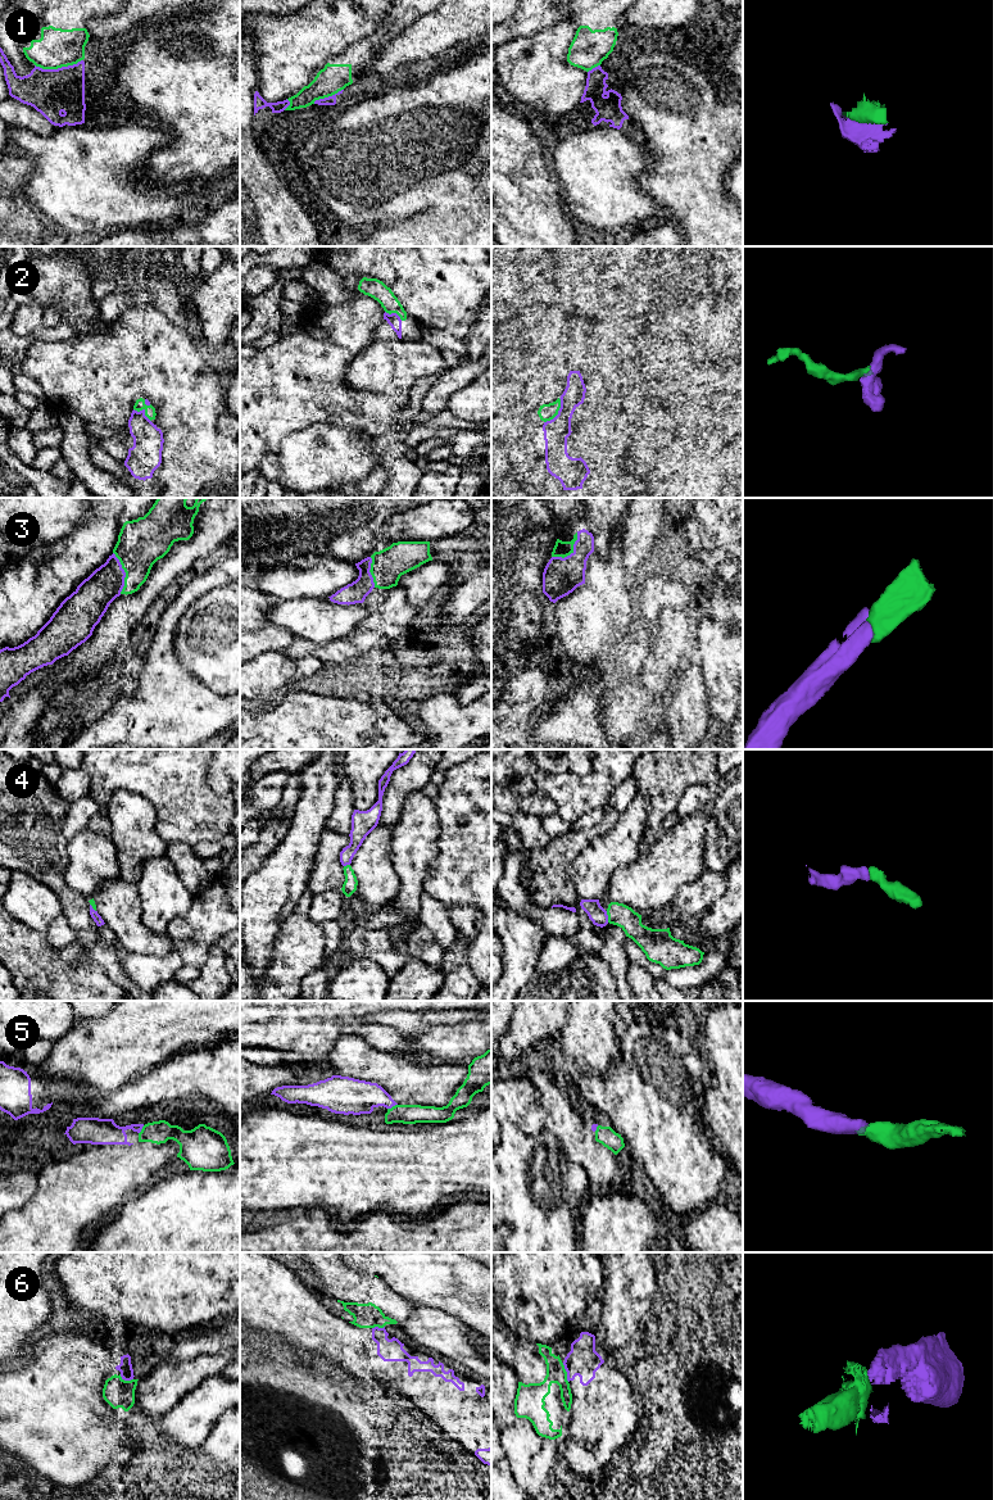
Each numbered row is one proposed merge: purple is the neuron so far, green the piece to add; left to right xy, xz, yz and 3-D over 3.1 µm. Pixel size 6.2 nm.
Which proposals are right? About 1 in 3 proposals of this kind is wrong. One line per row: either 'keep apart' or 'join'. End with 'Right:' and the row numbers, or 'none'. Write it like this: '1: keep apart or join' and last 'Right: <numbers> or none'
1: keep apart
2: join
3: join
4: join
5: join
6: keep apart
Right: 2, 3, 4, 5

